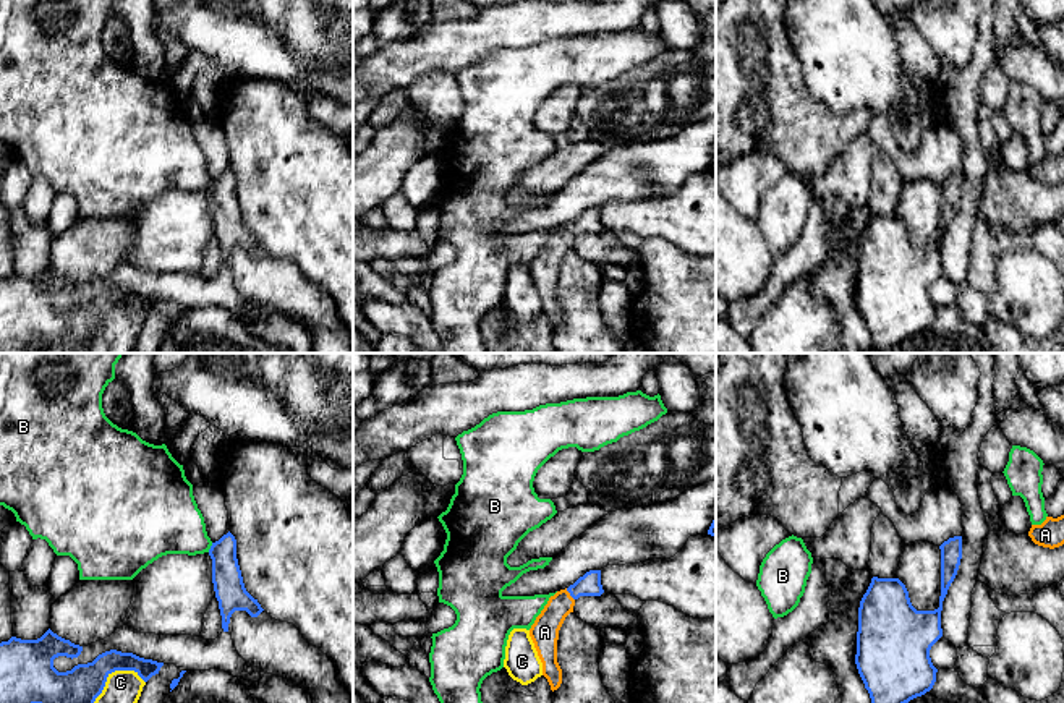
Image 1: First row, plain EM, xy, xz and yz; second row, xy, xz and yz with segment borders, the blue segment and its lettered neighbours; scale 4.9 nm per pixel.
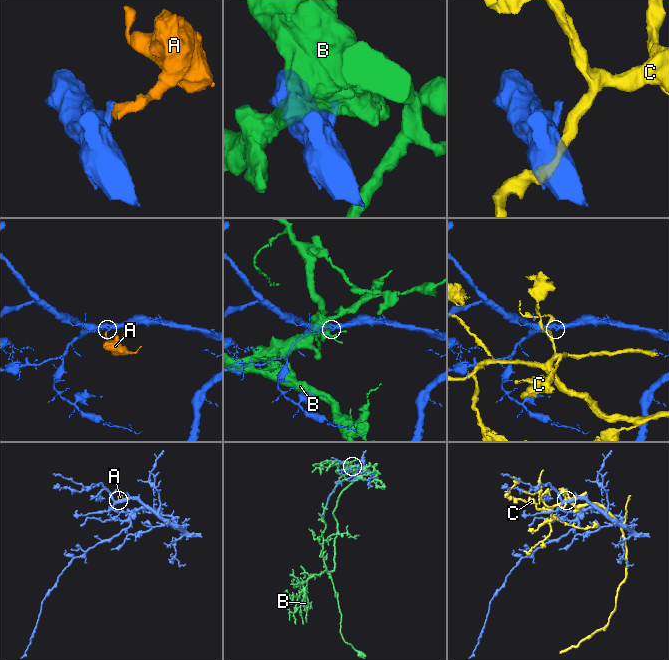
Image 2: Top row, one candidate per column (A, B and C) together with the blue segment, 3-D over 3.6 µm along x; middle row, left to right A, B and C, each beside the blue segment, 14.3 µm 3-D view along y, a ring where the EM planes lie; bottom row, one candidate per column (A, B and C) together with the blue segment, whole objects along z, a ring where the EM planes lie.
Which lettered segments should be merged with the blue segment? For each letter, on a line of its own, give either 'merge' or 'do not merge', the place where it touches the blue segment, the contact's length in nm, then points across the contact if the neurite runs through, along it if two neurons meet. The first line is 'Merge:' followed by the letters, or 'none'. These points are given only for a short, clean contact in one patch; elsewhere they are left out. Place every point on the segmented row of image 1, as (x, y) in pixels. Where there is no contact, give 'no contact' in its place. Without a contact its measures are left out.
Merge: A
A: merge | xz (570, 595) | 80 nm | across xz (590, 583), (570, 595), (556, 609), (544, 632)
B: do not merge | xy (211, 548) | 50 nm
C: do not merge | xy (114, 671) | 280 nm

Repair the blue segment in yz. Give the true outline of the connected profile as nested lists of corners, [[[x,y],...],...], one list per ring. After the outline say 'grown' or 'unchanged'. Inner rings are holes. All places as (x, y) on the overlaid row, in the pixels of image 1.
[[[962,536],[949,538],[939,549],[938,609],[917,611],[899,578],[873,577],[860,601],[855,664],[871,703],[909,703],[936,682],[930,650],[943,637],[943,601],[960,565]]]; unchanged

